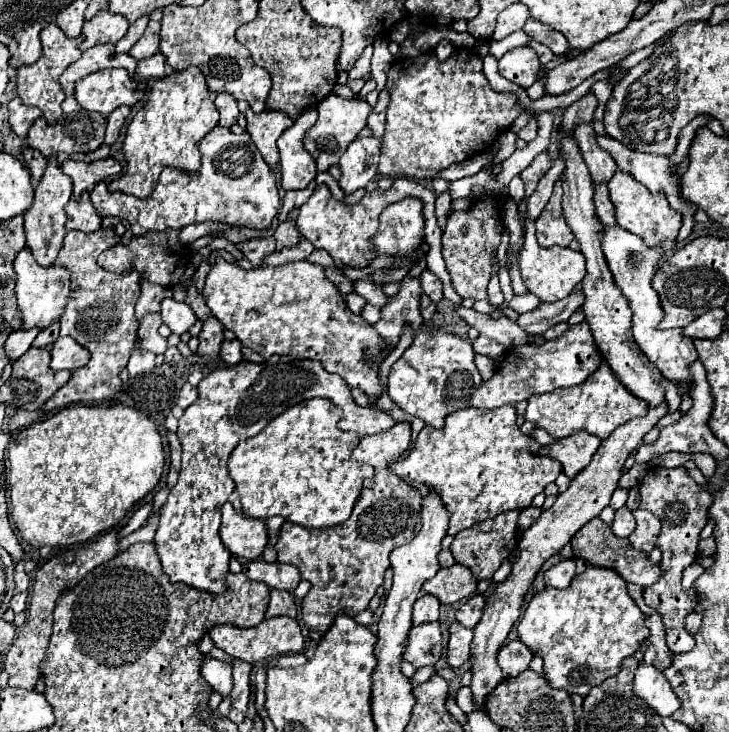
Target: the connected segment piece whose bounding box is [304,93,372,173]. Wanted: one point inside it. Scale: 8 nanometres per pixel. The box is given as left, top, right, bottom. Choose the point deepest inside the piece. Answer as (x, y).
(340, 121)

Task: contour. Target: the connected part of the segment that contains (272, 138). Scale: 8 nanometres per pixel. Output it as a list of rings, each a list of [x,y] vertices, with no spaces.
[[[246,111],[246,131],[252,135],[252,141],[256,143],[258,151],[262,153],[264,161],[274,169],[280,161],[278,157],[278,147],[276,147],[276,139],[280,137],[280,133],[294,125],[294,119],[282,111],[262,111],[262,113],[254,113],[254,111]]]

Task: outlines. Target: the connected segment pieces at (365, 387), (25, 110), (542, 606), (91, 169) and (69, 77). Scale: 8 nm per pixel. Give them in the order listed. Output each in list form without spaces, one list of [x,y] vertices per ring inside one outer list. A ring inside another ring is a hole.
[[[218,257],[210,273],[206,275],[202,293],[214,317],[226,329],[234,331],[236,337],[246,347],[258,351],[264,359],[270,359],[272,353],[292,355],[296,359],[318,359],[330,373],[340,375],[350,387],[358,387],[372,399],[378,399],[382,395],[382,387],[378,381],[378,365],[368,367],[362,363],[368,347],[370,347],[370,353],[378,353],[378,349],[384,349],[382,339],[378,337],[378,333],[374,333],[372,325],[368,325],[360,315],[348,309],[344,295],[338,291],[338,287],[332,281],[326,279],[324,269],[320,265],[314,265],[310,261],[294,261],[294,263],[286,263],[278,267],[256,267],[256,269],[246,271]]]
[[[14,97],[10,103],[8,103],[8,115],[10,115],[10,125],[12,125],[12,131],[18,135],[18,137],[26,137],[28,129],[32,127],[32,123],[42,115],[38,107],[28,107],[20,101],[20,97]]]
[[[588,565],[584,573],[572,579],[570,587],[546,587],[544,591],[534,595],[520,621],[520,641],[544,659],[544,677],[552,687],[566,689],[568,693],[578,693],[584,697],[592,687],[604,683],[604,679],[608,677],[614,677],[620,671],[622,659],[634,655],[640,649],[642,641],[648,639],[648,627],[644,619],[646,615],[628,595],[626,581],[616,571]]]
[[[112,157],[100,159],[100,161],[92,161],[92,163],[84,163],[84,161],[64,161],[62,163],[62,171],[72,179],[74,183],[74,191],[72,197],[78,199],[82,195],[82,191],[90,191],[96,183],[100,181],[110,181],[112,177],[116,177],[120,173],[120,163]]]
[[[102,43],[96,45],[88,51],[82,53],[82,57],[78,61],[74,61],[60,77],[60,85],[64,89],[66,97],[72,97],[75,94],[75,83],[80,77],[86,77],[94,71],[106,69],[106,67],[126,67],[132,78],[138,61],[128,54],[120,54],[114,51],[112,43]]]

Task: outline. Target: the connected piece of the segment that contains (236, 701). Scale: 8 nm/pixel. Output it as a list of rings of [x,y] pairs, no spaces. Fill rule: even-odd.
[[[236,659],[232,663],[232,667],[234,667],[234,689],[230,693],[230,699],[232,699],[232,705],[236,709],[246,713],[248,703],[250,703],[250,671],[252,671],[252,665]]]

